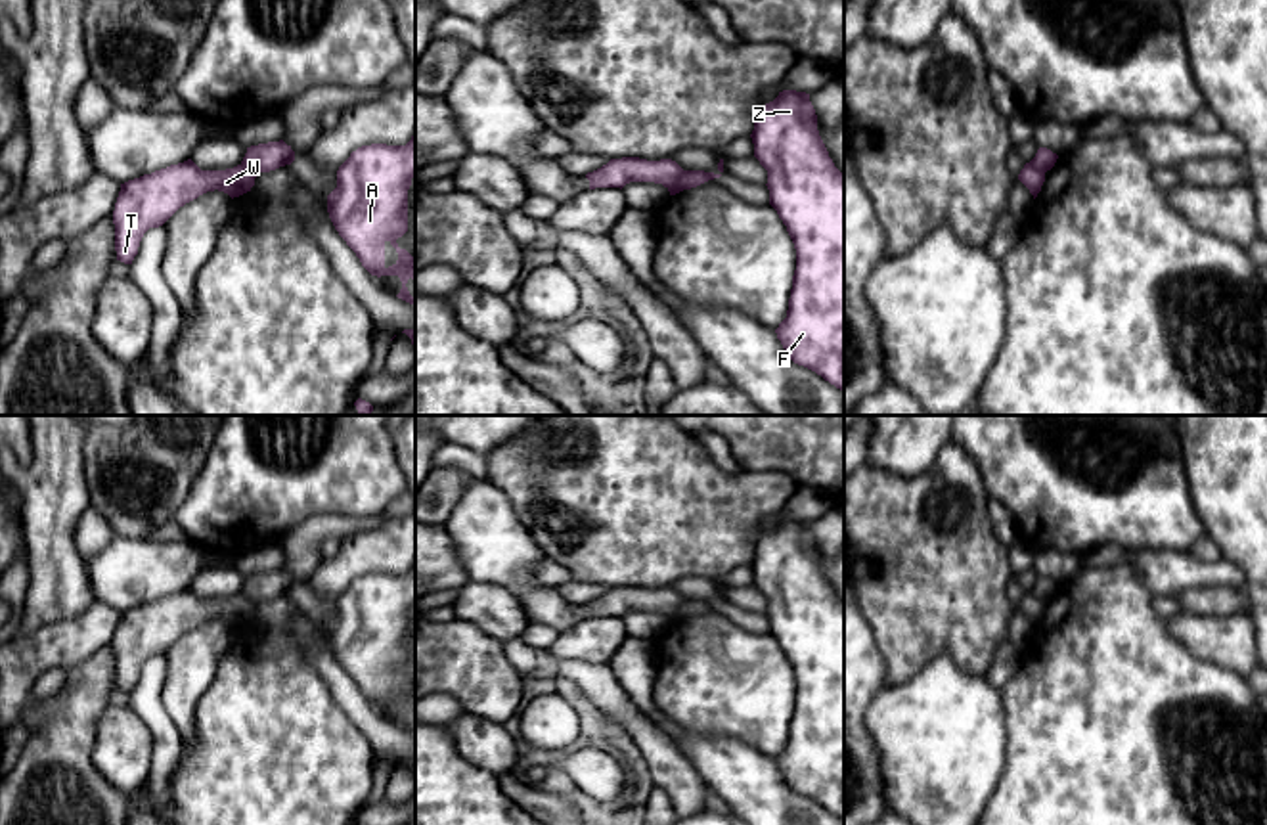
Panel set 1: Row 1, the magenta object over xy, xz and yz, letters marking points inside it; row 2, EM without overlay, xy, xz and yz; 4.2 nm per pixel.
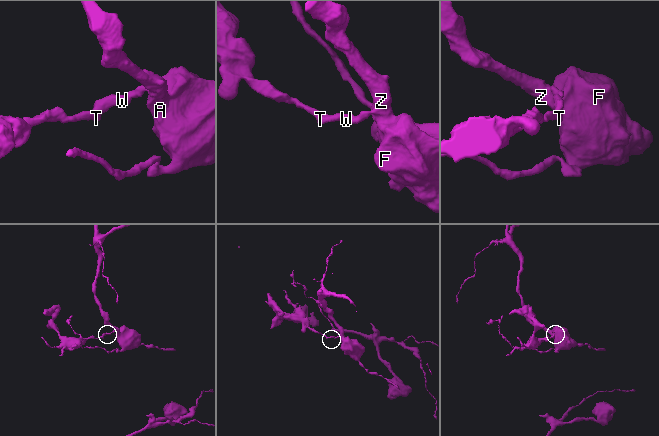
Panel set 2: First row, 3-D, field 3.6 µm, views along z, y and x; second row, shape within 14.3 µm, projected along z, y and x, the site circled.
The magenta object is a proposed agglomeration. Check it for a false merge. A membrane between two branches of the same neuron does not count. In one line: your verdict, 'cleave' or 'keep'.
cleave

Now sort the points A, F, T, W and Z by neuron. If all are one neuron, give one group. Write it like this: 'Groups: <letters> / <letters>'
Groups: A F Z / T W

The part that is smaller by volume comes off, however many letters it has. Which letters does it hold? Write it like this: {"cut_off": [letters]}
{"cut_off": ["T", "W"]}

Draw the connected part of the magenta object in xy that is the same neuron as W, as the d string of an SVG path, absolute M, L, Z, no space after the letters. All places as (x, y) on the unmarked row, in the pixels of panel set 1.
M188 588L121 613L113 639L117 689L132 693L144 662L163 655L186 632L214 618L239 626L251 620L255 607L243 593L201 599Z

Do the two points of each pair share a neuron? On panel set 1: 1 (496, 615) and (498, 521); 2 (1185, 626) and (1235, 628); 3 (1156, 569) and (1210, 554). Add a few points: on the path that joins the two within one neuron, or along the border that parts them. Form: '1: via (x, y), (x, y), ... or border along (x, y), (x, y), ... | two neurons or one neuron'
1: border along (469, 579), (504, 586), (519, 602), (527, 619) | two neurons
2: via (1197, 628), (1223, 628) | one neuron
3: border along (1189, 550), (1202, 561), (1218, 561), (1222, 557) | two neurons

